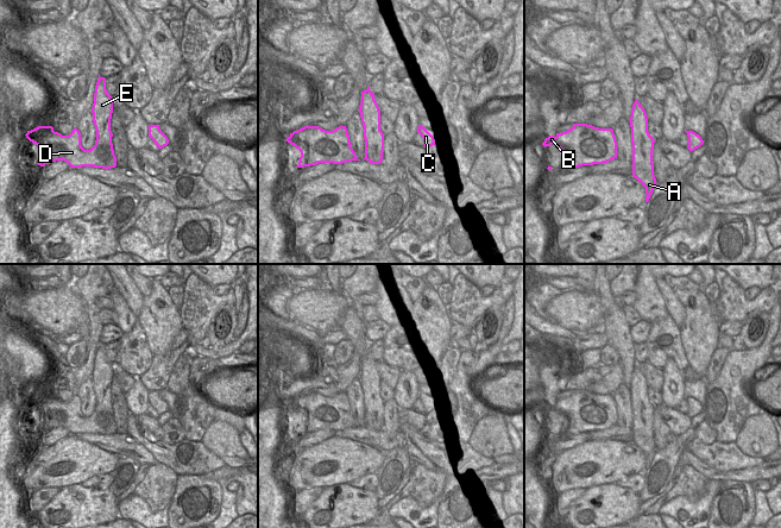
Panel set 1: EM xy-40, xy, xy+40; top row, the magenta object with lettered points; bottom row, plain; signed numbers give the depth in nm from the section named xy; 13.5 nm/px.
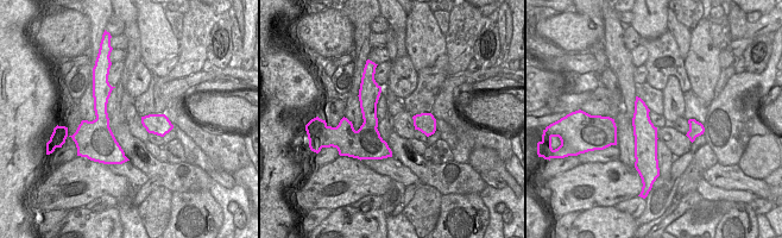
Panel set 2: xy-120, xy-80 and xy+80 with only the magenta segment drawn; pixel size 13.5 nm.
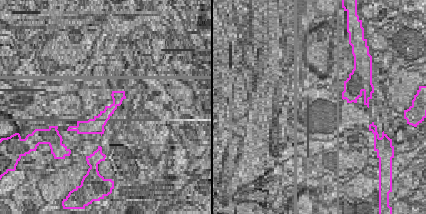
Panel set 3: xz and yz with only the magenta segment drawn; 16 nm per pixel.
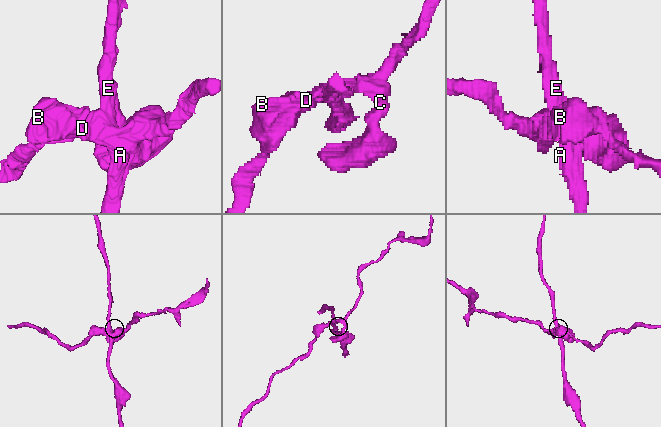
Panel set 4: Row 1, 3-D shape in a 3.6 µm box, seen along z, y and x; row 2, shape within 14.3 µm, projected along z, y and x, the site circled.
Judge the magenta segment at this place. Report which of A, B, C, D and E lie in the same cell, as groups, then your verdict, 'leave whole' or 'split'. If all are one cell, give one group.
groups A E / B C D; split

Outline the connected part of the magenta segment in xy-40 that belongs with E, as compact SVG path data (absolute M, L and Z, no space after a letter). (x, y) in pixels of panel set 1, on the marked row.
M100 74L95 86L92 113L93 113L93 121L96 131L96 138L102 139L107 145L113 145L112 144L113 133L111 131L113 99L107 93L106 78L101 77Z

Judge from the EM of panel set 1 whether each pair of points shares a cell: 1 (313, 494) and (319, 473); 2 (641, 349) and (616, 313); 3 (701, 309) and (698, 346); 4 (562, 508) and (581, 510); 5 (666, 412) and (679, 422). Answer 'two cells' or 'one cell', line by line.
1: two cells
2: two cells
3: one cell
4: two cells
5: one cell

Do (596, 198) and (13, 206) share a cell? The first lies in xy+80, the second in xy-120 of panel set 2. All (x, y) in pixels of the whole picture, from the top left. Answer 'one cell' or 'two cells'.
two cells

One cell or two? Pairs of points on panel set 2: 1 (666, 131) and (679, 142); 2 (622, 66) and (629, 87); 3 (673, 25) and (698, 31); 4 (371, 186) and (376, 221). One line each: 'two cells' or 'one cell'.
1: one cell
2: one cell
3: two cells
4: two cells

